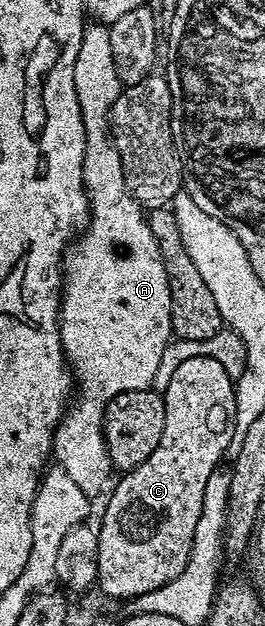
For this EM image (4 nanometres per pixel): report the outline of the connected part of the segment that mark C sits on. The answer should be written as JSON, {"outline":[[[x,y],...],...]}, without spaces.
{"outline":[[[208,356],[183,357],[170,374],[168,388],[164,391],[166,407],[164,408],[164,433],[160,436],[160,444],[156,444],[156,452],[148,456],[135,470],[127,470],[121,475],[122,478],[113,483],[109,491],[110,499],[106,502],[106,511],[102,514],[102,523],[96,526],[99,540],[99,562],[98,577],[96,581],[97,589],[102,589],[110,598],[127,598],[133,600],[144,596],[144,592],[156,592],[156,588],[164,588],[168,580],[176,580],[180,572],[184,572],[184,564],[188,564],[188,556],[192,552],[192,536],[196,536],[196,523],[200,520],[200,504],[204,504],[204,487],[208,484],[208,476],[212,476],[214,470],[219,469],[221,458],[227,457],[226,449],[228,444],[232,444],[234,439],[234,425],[236,424],[236,392],[234,387],[235,379],[224,372],[224,367],[220,365],[220,360],[212,360]]]}

